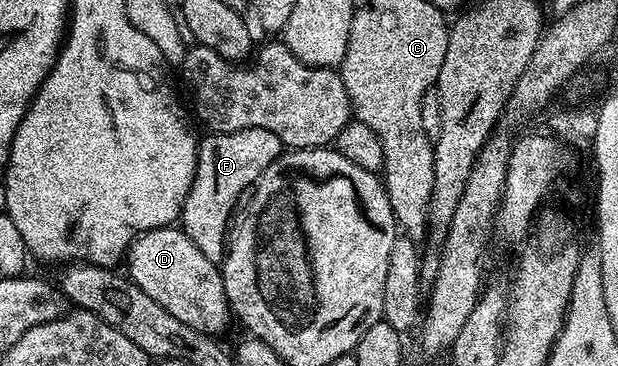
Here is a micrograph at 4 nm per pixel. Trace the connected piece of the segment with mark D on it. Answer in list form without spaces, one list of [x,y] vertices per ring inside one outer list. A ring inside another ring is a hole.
[[[178,225],[153,228],[140,234],[126,252],[125,273],[141,292],[157,300],[169,316],[177,316],[181,324],[189,324],[189,328],[197,328],[197,332],[219,336],[233,322],[231,305],[227,303],[223,287],[222,269],[209,260],[209,256],[204,256]]]

